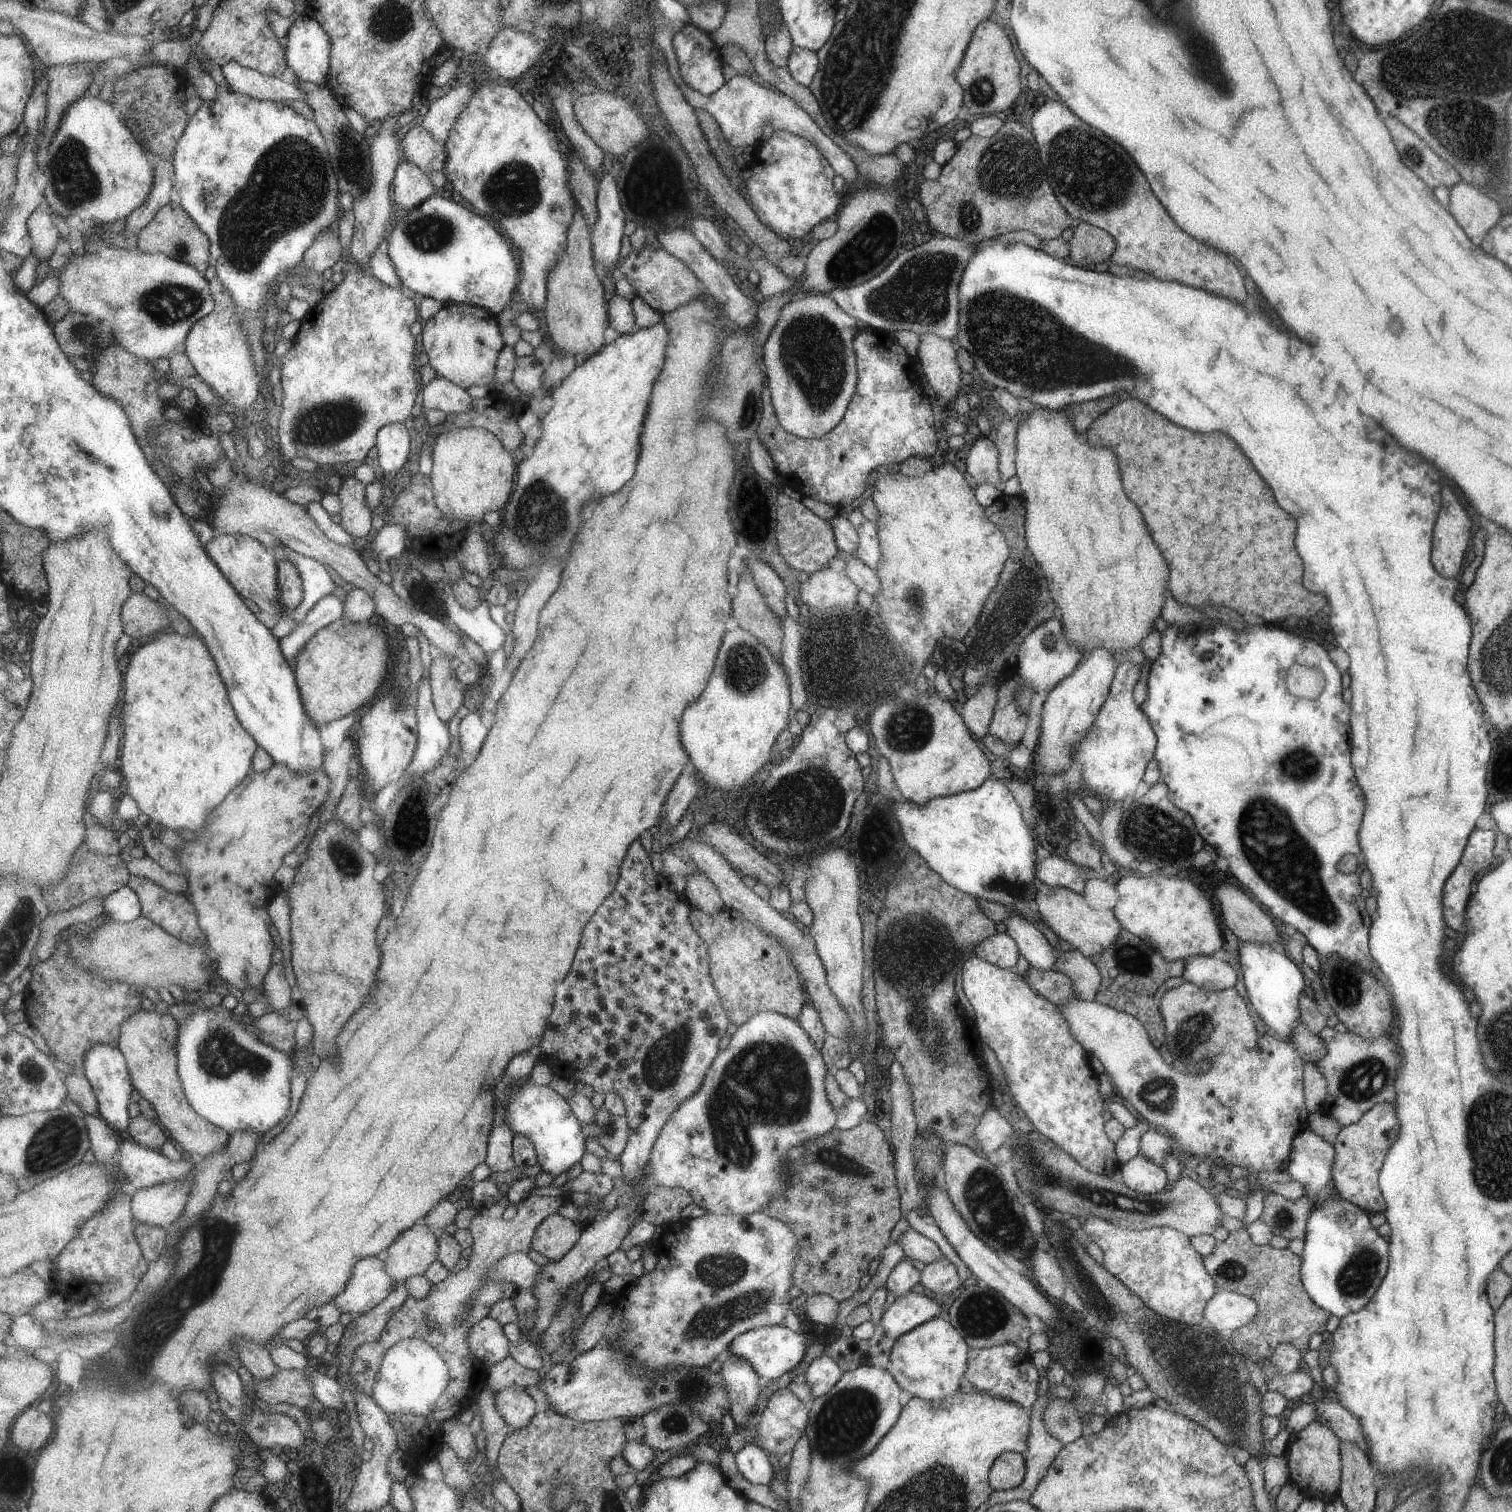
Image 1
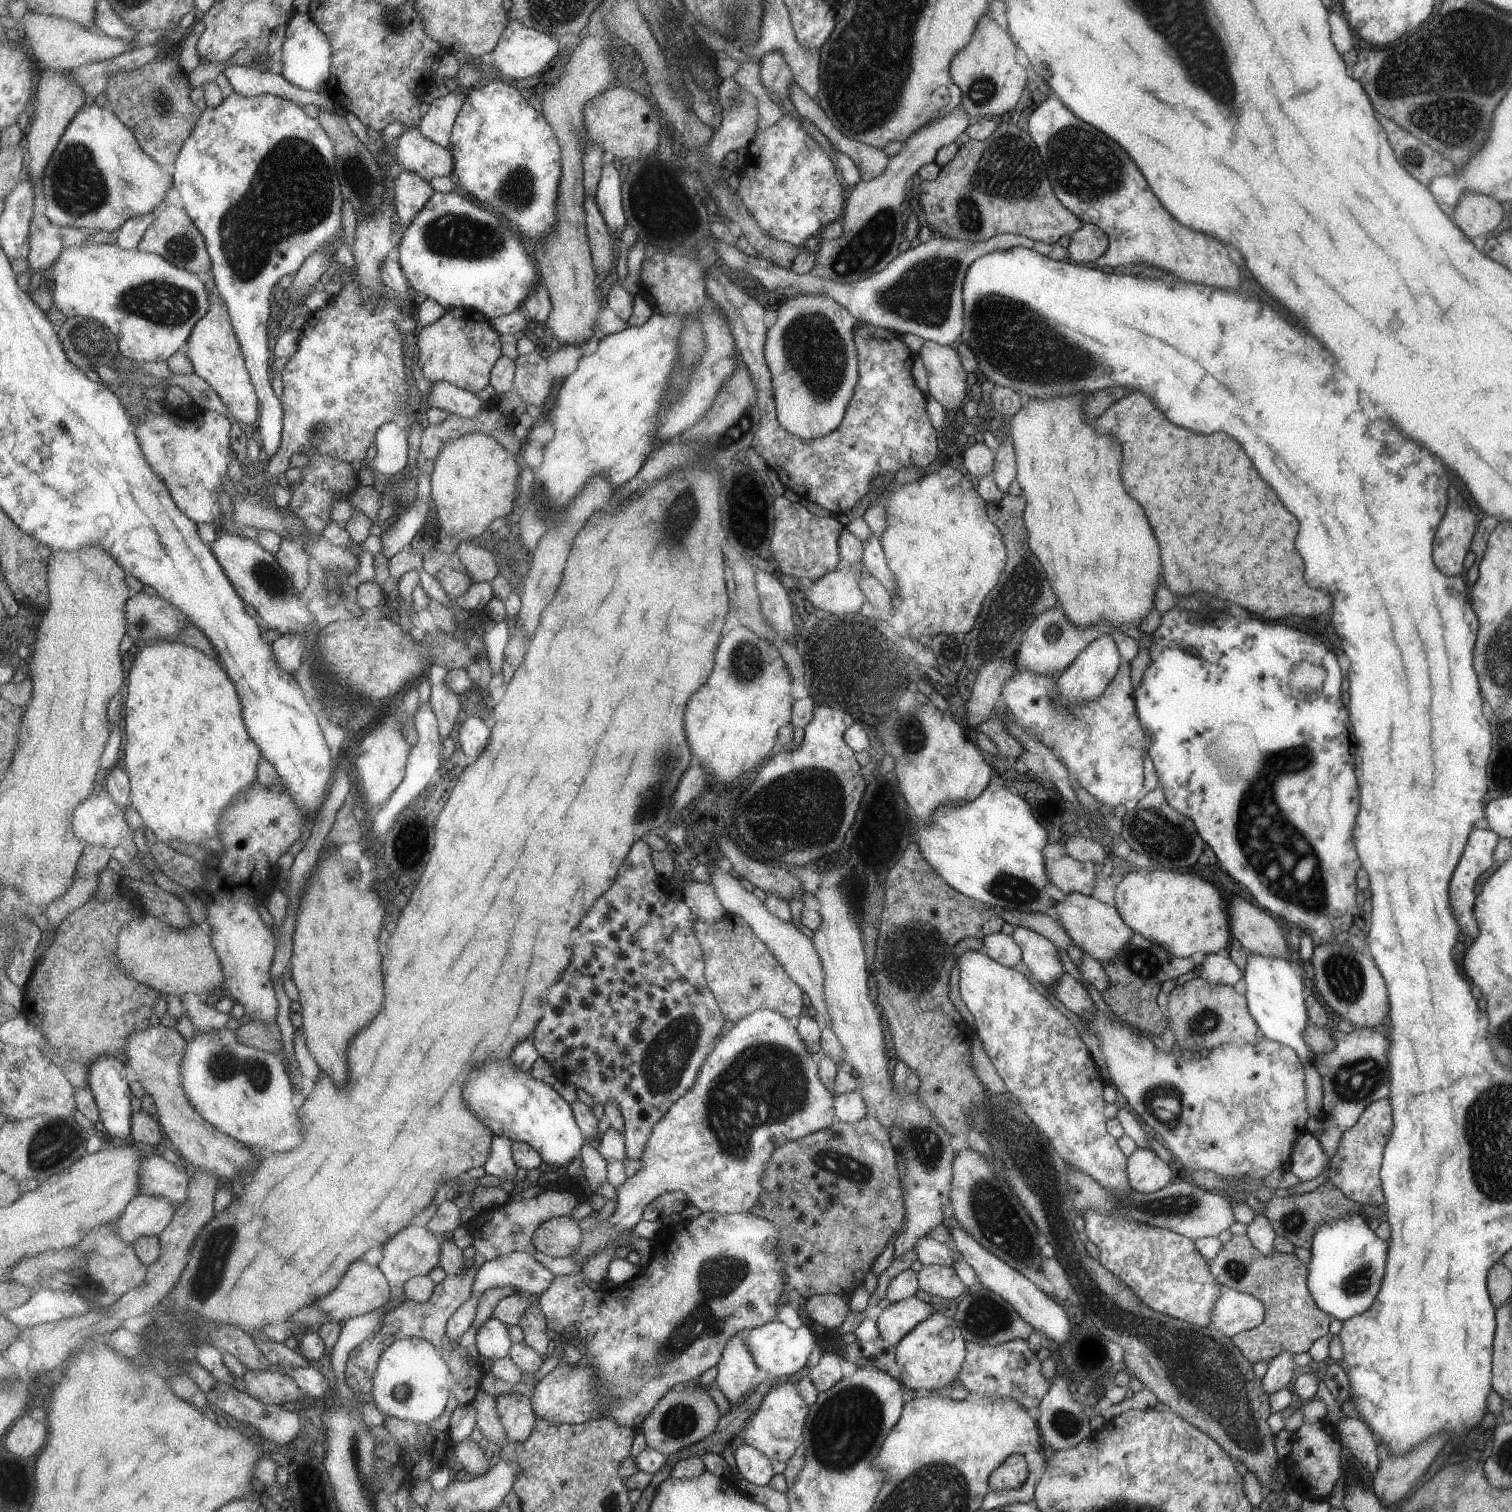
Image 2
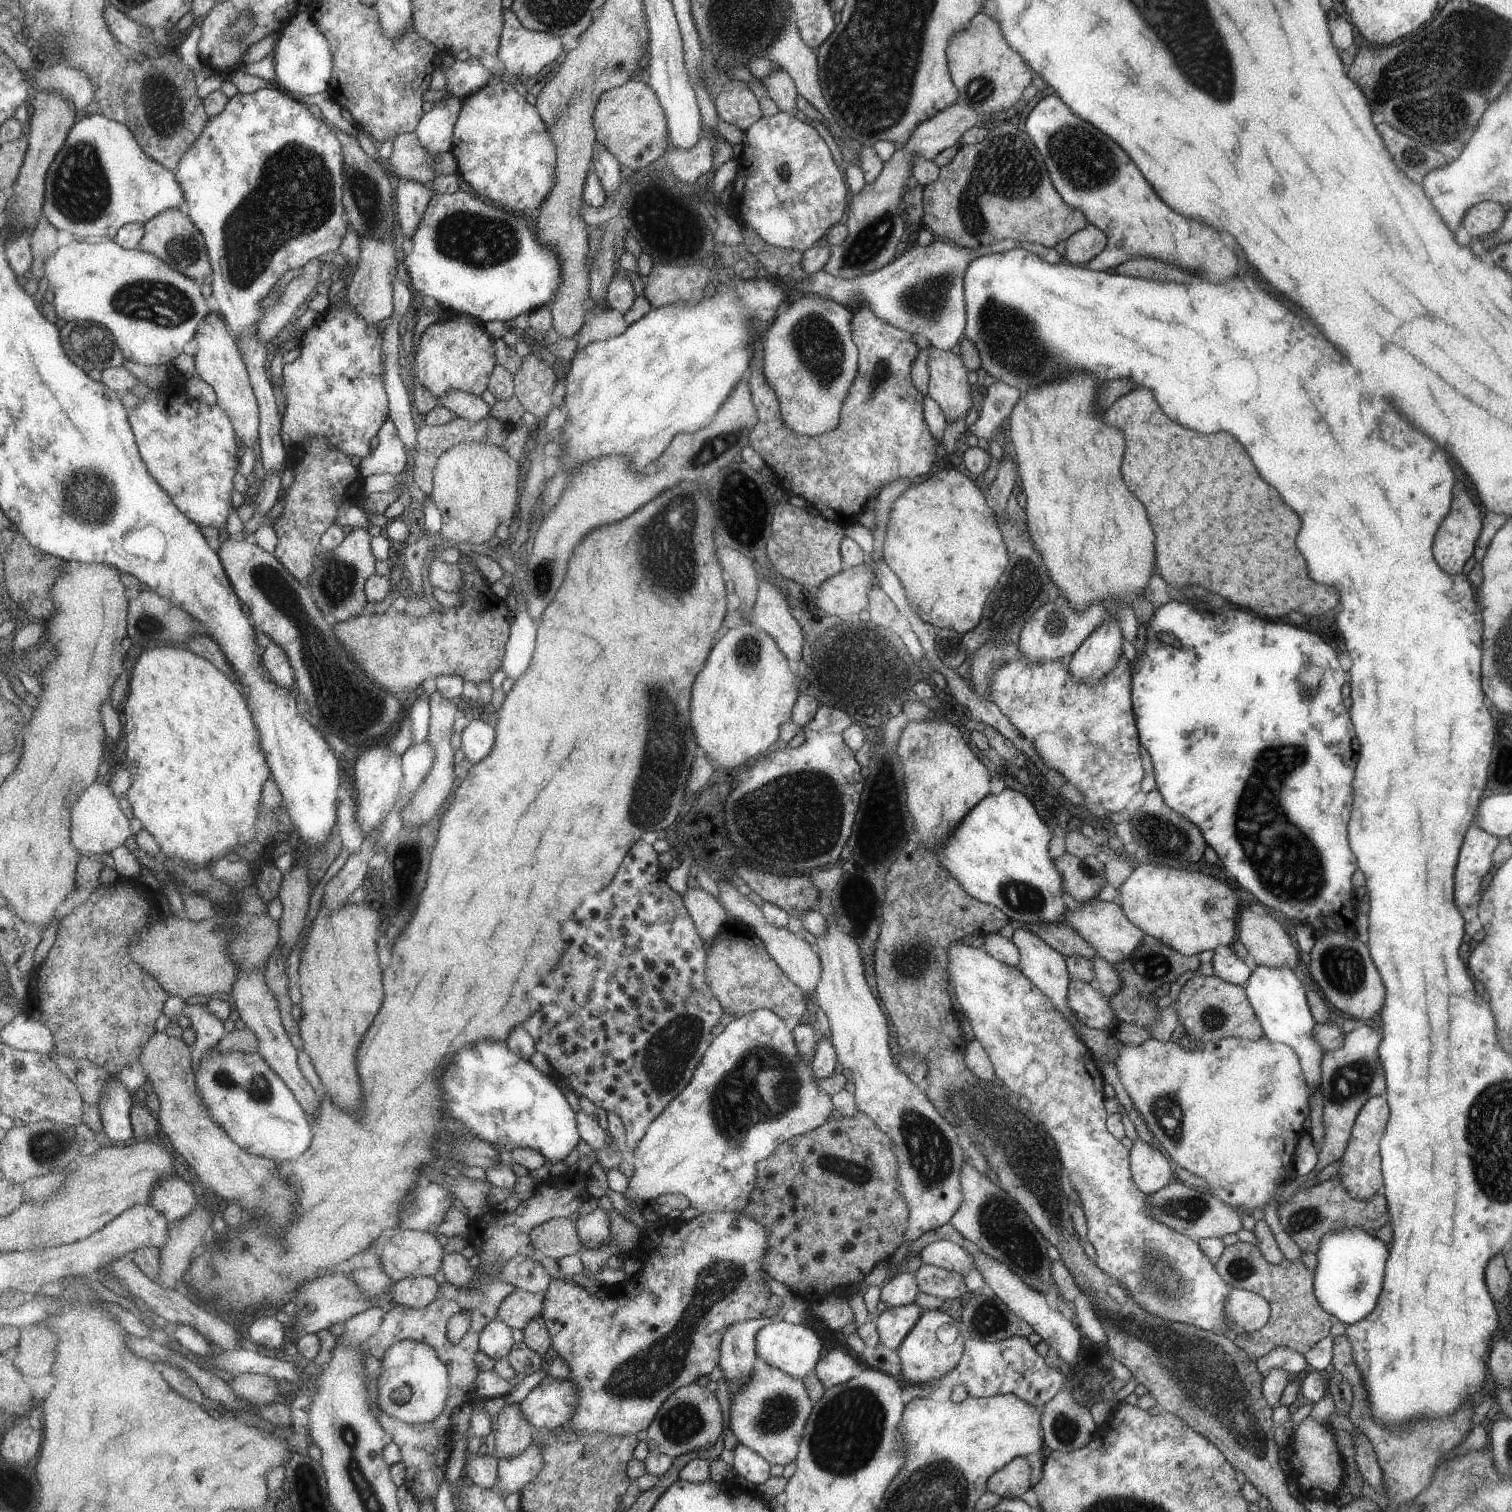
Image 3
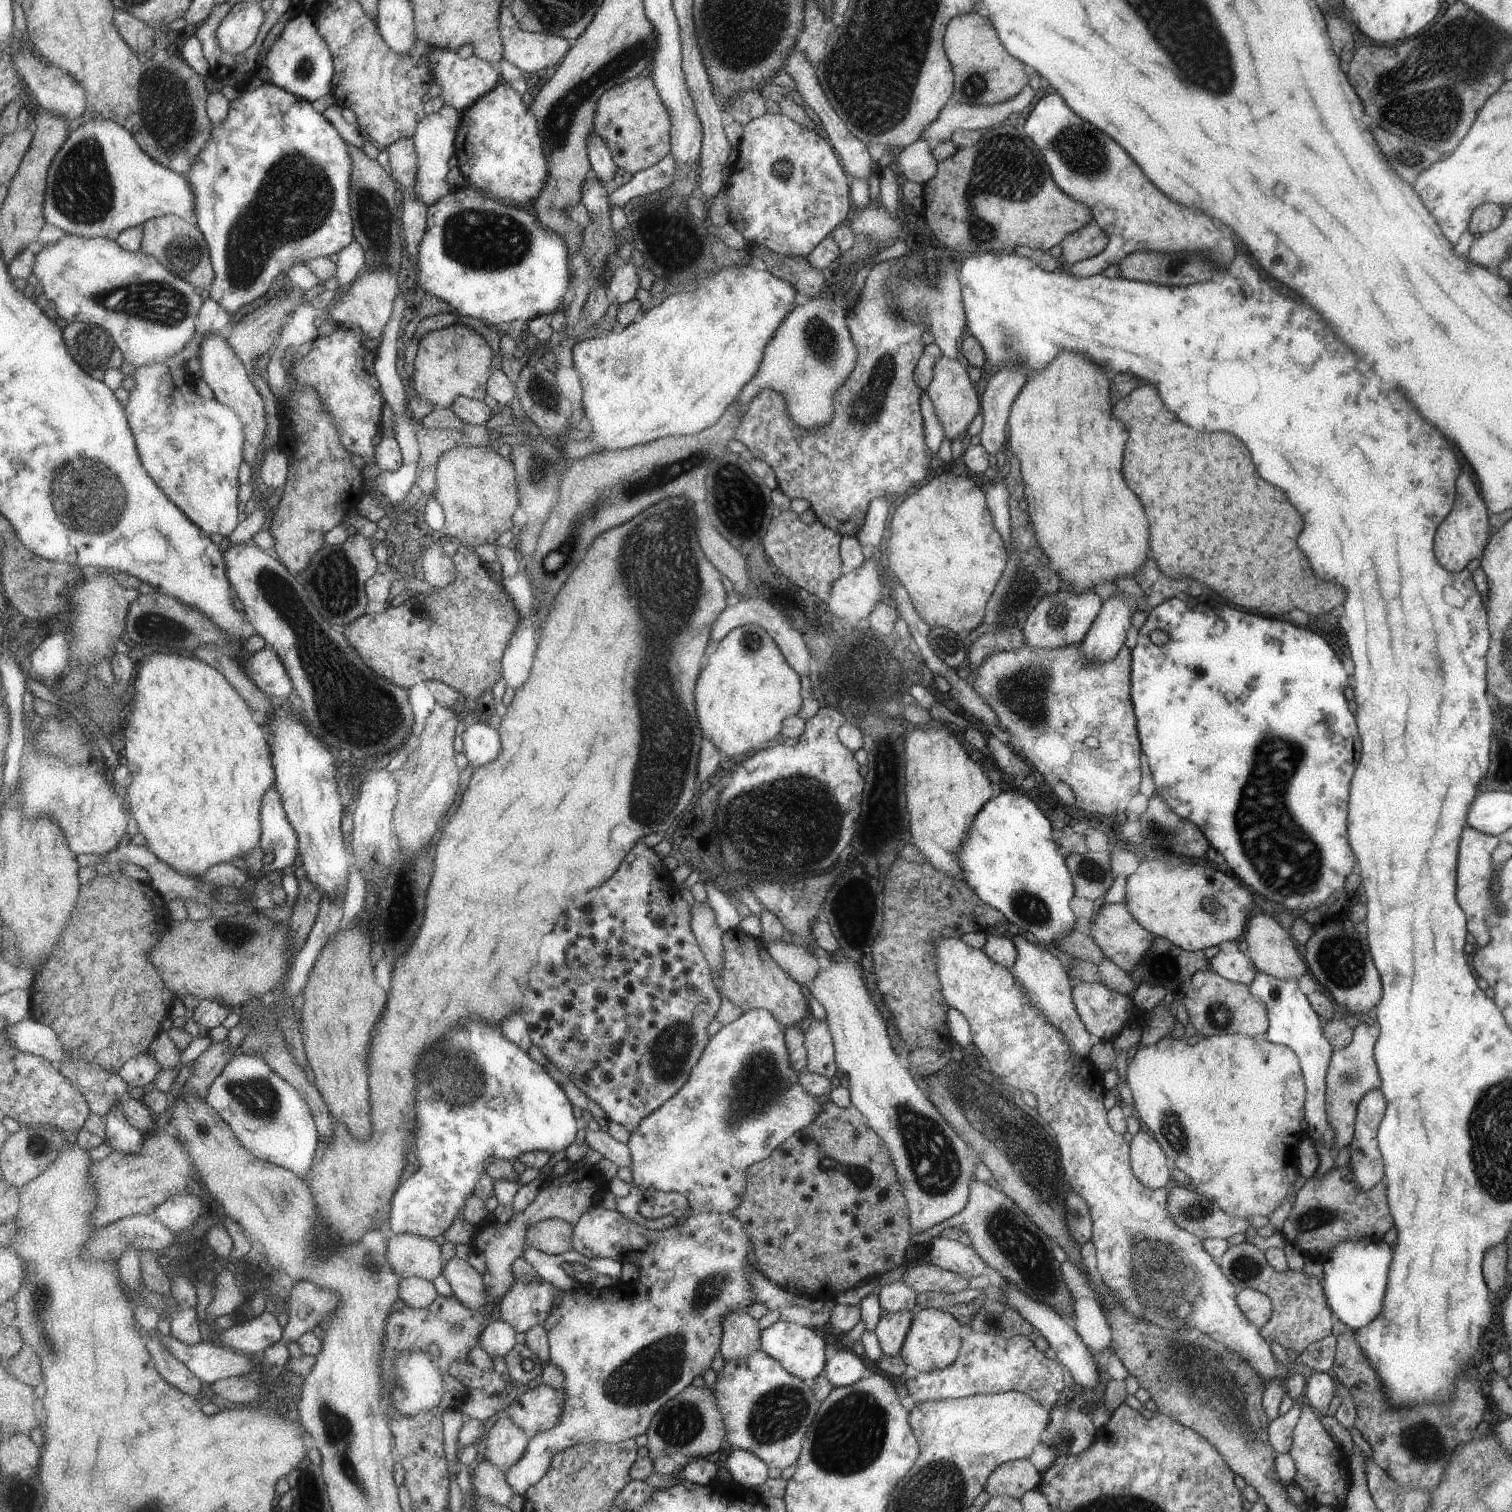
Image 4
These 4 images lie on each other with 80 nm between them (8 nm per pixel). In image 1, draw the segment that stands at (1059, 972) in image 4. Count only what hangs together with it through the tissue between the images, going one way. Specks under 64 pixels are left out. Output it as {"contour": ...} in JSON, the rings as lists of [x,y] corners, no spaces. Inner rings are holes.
{"contour":[[[1015,908],[1011,914],[1004,920],[1005,933],[1007,933],[1015,942],[1018,948],[1018,953],[1023,956],[1032,967],[1041,969],[1042,971],[1048,971],[1055,967],[1055,950],[1049,945],[1045,936],[1035,928],[1033,923],[1022,917],[1019,913],[1015,912]]]}

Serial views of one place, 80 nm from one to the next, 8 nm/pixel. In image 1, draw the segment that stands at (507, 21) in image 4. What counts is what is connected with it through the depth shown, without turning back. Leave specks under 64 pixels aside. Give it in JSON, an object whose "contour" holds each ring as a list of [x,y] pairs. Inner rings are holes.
{"contour":[[[505,27],[496,34],[482,59],[503,78],[515,79],[525,74],[545,49],[544,40],[515,27]]]}

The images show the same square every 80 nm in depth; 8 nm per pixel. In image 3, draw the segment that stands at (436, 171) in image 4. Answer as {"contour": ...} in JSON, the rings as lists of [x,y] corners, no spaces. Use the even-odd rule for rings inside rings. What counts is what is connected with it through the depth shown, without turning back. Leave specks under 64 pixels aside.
{"contour":[[[446,97],[437,103],[419,123],[417,134],[420,143],[439,158],[445,151],[451,151],[454,140],[454,128],[460,117],[462,104],[457,97]]]}

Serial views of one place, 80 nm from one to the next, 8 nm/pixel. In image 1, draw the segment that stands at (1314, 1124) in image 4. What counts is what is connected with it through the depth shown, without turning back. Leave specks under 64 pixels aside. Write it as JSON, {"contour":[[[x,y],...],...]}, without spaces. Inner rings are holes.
{"contour":[[[1238,942],[1237,954],[1251,1006],[1255,1008],[1265,1027],[1268,1026],[1279,1038],[1289,1043],[1288,1040],[1292,1038],[1293,1030],[1299,1023],[1299,994],[1303,988],[1301,972],[1295,968],[1295,963],[1291,962],[1286,954],[1273,950],[1271,945]]]}

